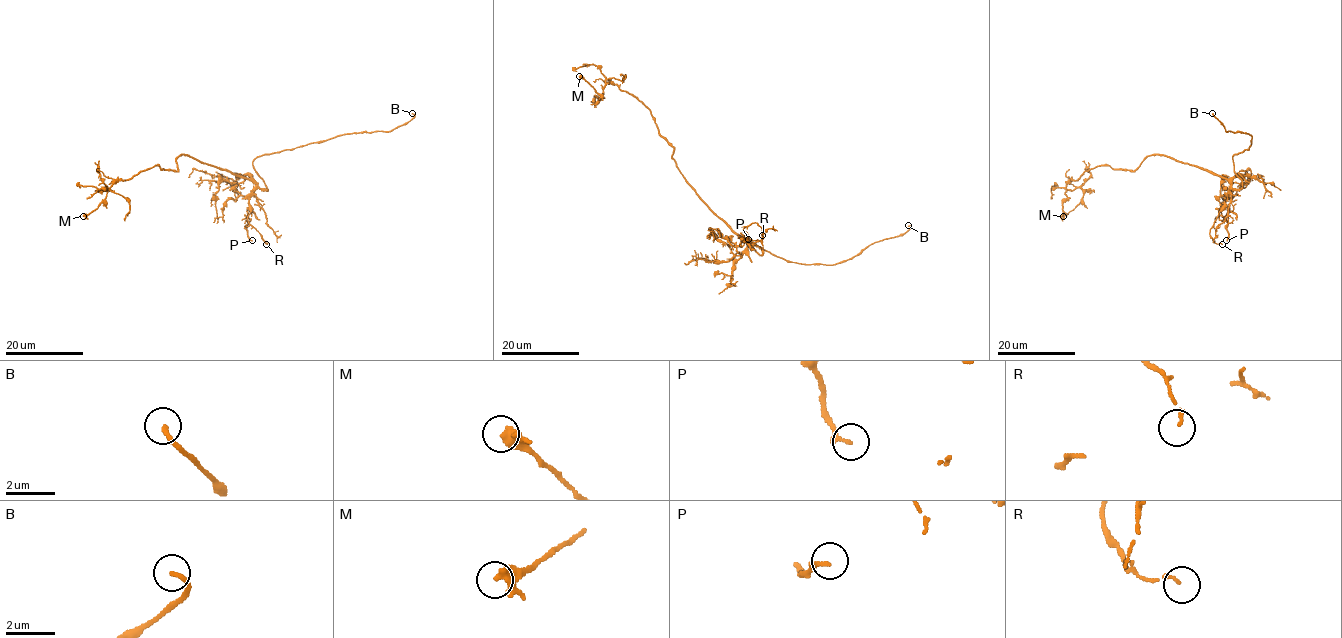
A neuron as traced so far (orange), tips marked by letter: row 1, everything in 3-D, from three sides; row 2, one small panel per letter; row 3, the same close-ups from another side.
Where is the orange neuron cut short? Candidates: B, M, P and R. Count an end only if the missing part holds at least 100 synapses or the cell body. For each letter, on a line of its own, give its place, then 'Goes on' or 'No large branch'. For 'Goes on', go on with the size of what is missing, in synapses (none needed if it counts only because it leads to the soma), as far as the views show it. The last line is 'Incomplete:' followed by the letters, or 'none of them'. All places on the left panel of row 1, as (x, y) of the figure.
B: Place: (412, 113). Goes on
M: Place: (83, 216). No large branch
P: Place: (252, 240). No large branch
R: Place: (266, 244). No large branch
Incomplete: B

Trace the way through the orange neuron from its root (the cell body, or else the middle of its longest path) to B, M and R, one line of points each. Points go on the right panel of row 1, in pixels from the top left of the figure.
B: (1211, 172), (1233, 189), (1241, 189), (1233, 156), (1251, 144), (1249, 134), (1226, 131), (1212, 113)
M: (1211, 172), (1159, 154), (1133, 171), (1098, 165), (1067, 184), (1083, 196), (1063, 216)
R: (1211, 172), (1230, 185), (1225, 205), (1209, 232), (1216, 243), (1222, 244)

